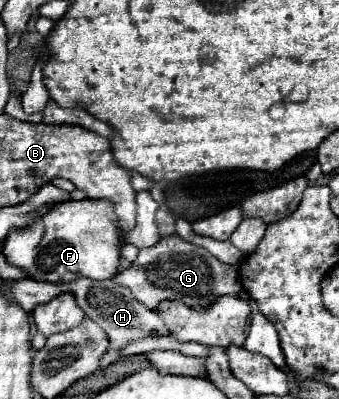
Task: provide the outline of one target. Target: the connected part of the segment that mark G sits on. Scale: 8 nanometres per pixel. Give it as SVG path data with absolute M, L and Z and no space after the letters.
M167 236L155 246L139 250L135 262L129 268L119 270L113 282L127 286L131 294L135 294L135 298L147 308L155 308L159 300L183 300L187 306L195 310L203 310L219 296L223 294L237 296L243 290L243 284L239 282L237 266L219 262L205 248L189 244L179 236Z

